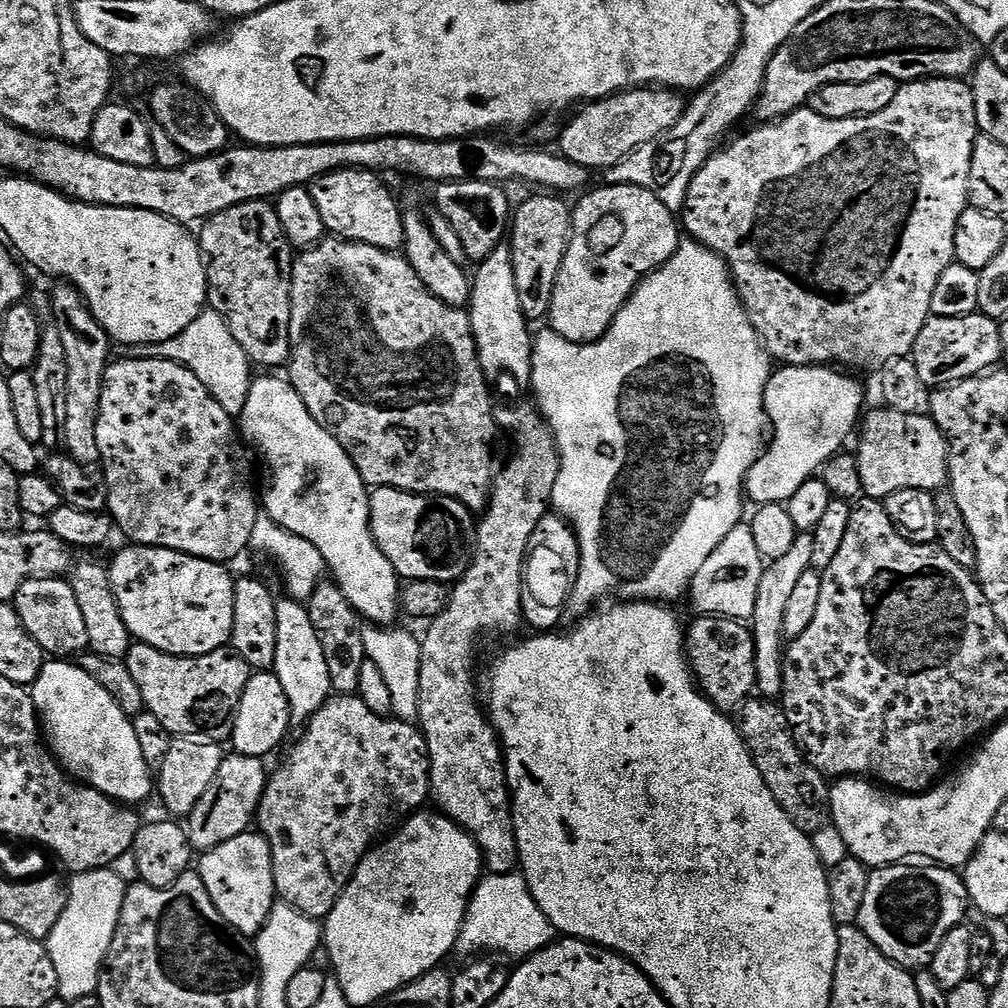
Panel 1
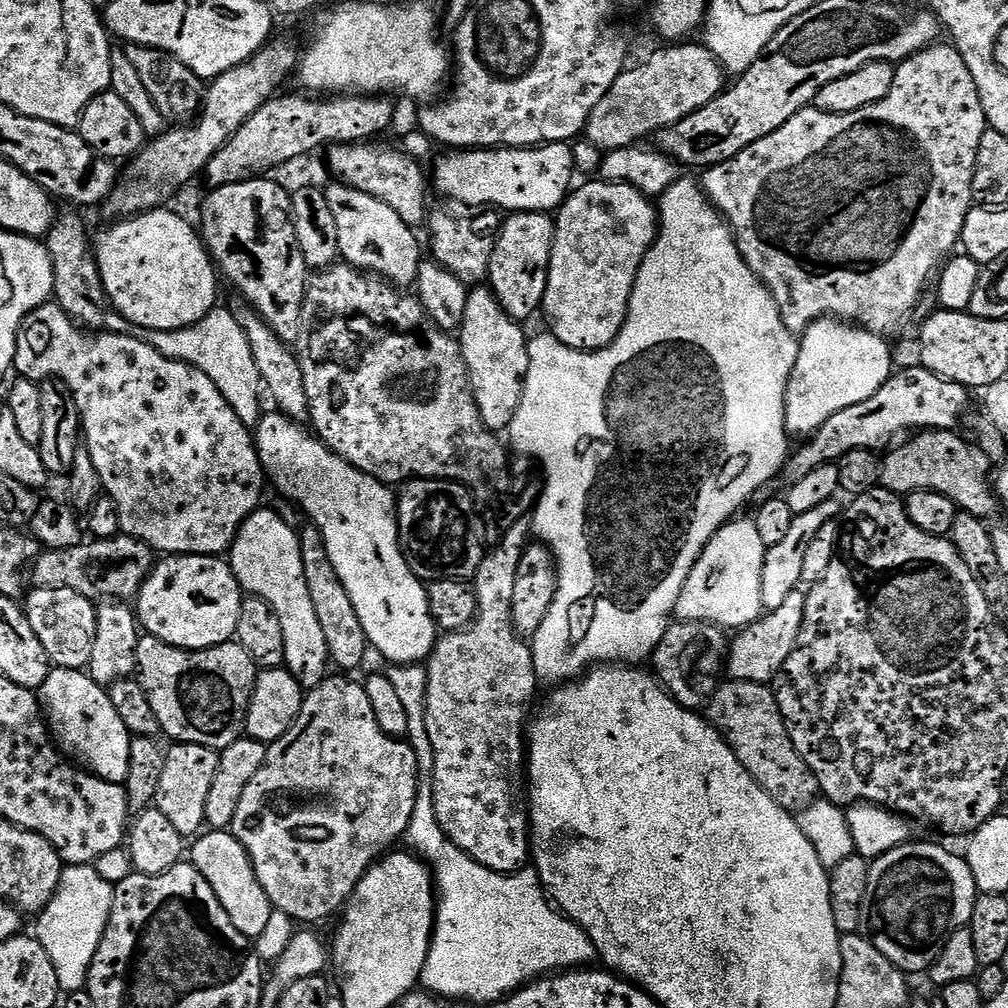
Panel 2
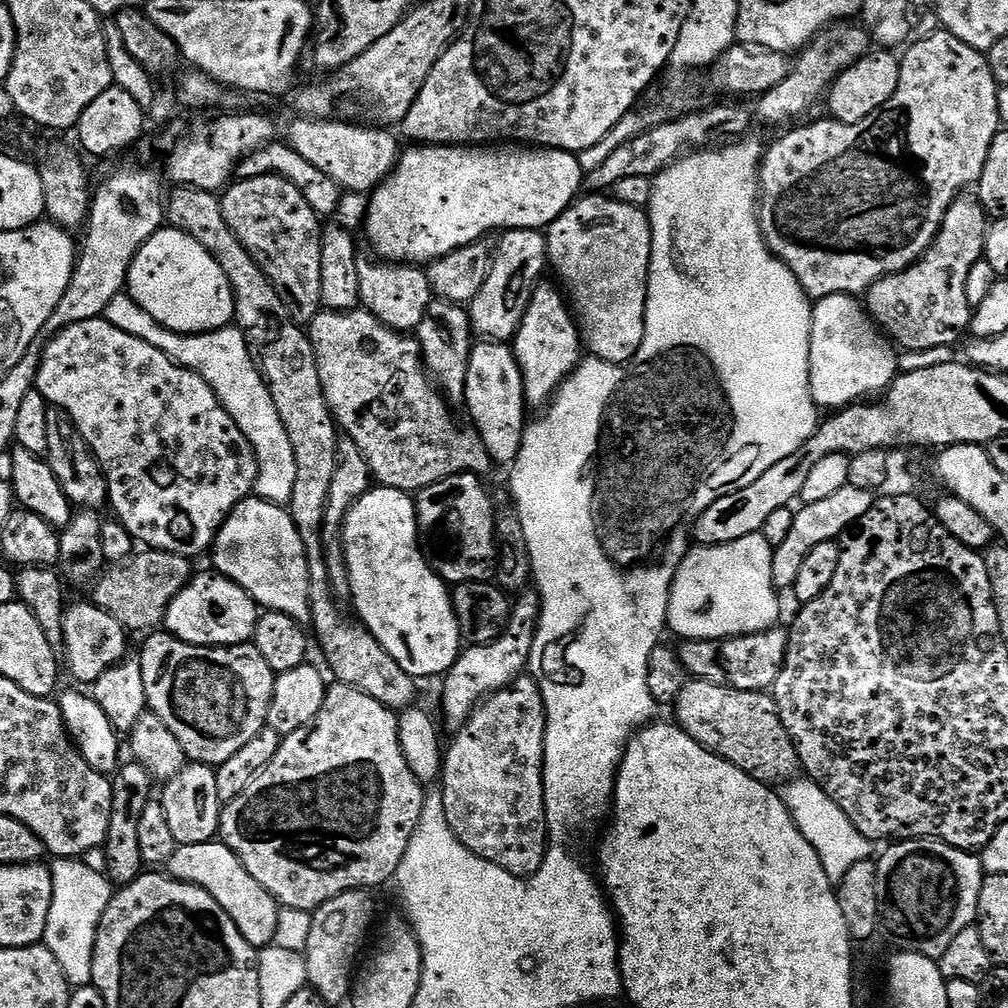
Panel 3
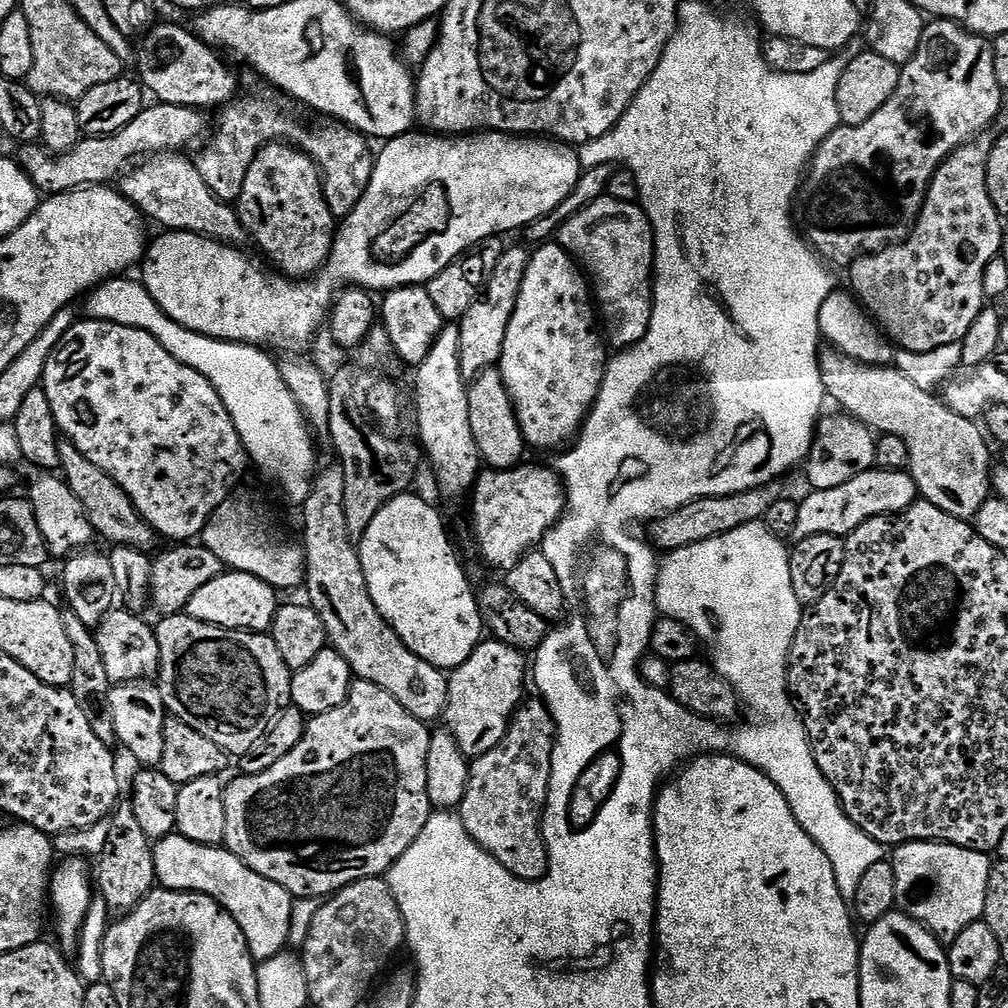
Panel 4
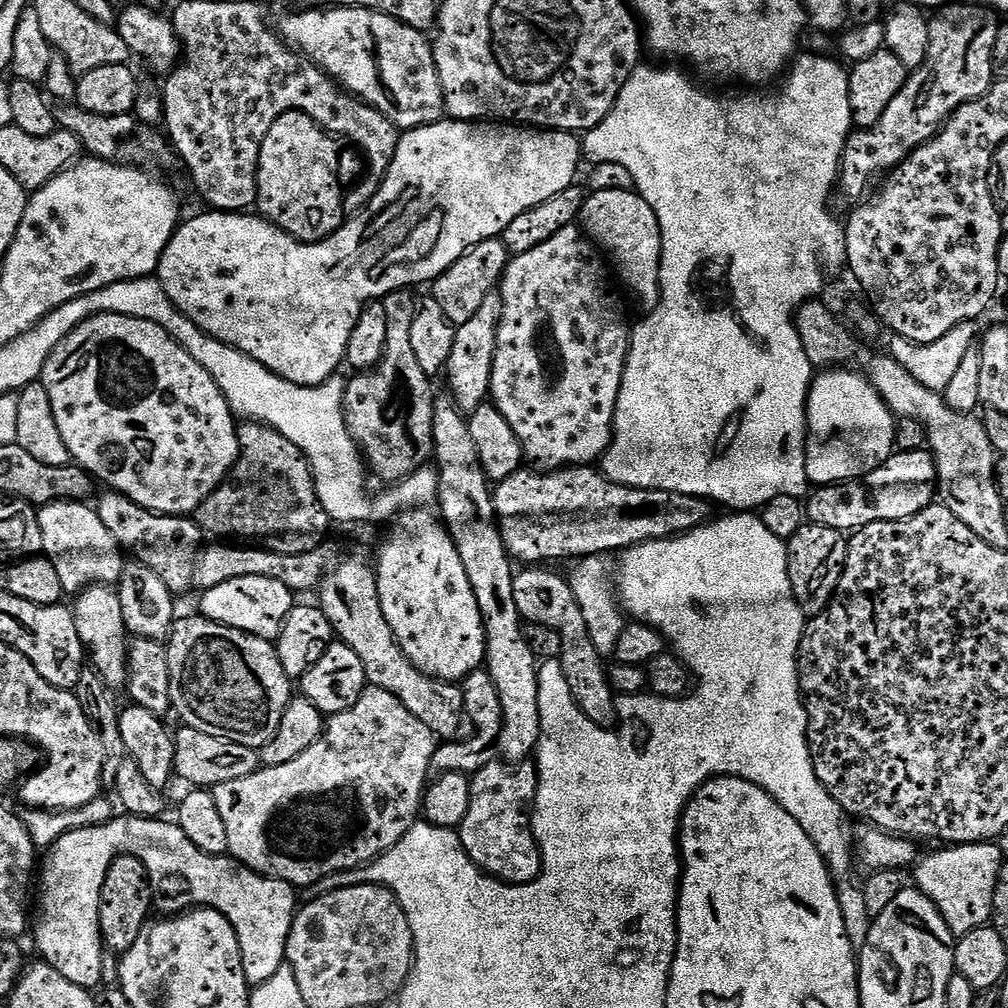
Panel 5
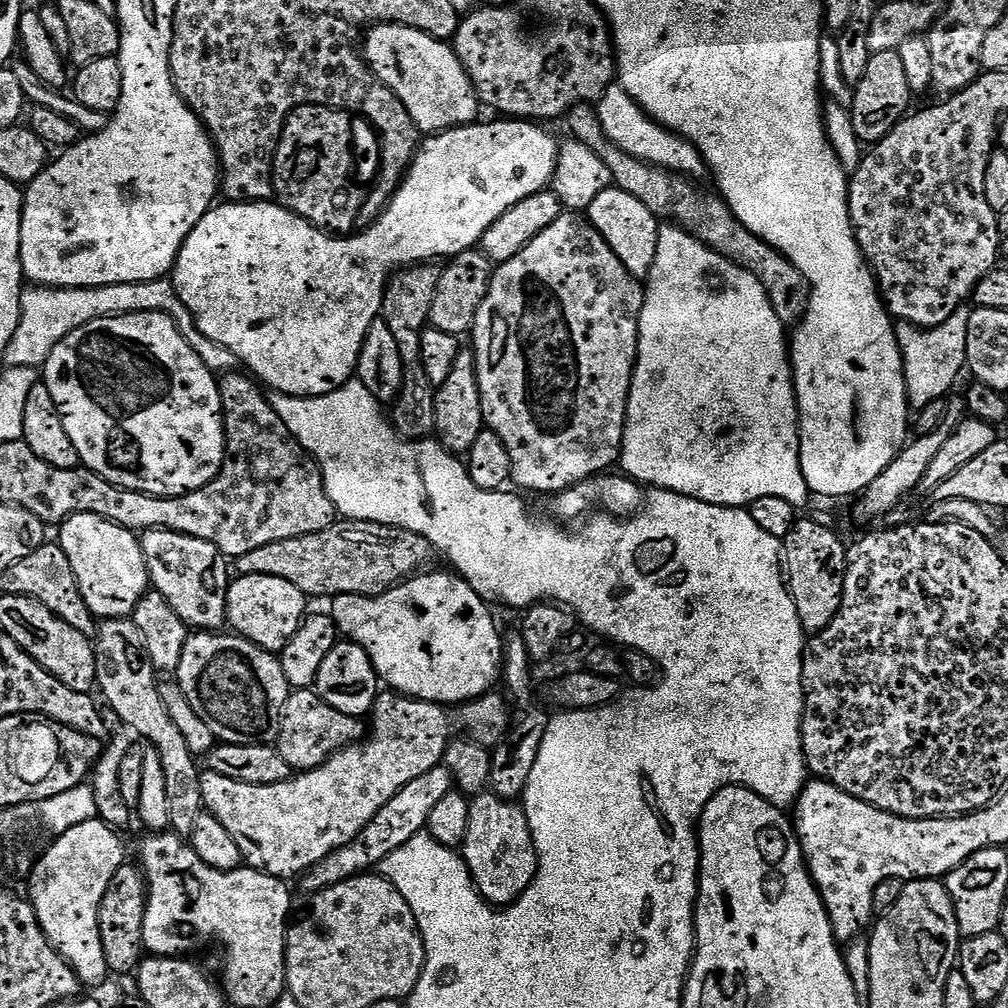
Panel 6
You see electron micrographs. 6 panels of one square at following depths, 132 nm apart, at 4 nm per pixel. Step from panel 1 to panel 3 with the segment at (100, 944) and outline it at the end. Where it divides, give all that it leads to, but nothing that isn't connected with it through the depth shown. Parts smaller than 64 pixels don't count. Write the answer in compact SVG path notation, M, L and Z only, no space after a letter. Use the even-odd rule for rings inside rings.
M103 847L86 850L80 858L56 858L51 861L52 869L52 901L50 910L54 914L60 912L89 912L85 920L53 919L50 924L50 935L46 946L58 958L58 966L62 966L62 974L66 974L72 988L81 988L92 983L92 963L94 962L94 942L100 925L100 913L112 900L114 891L107 875L108 863Z

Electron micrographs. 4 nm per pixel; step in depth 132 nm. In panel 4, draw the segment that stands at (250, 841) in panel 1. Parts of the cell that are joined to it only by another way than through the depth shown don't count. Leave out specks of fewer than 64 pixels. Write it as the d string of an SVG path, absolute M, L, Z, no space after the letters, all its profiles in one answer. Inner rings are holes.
M173 834L155 841L152 853L159 887L171 888L174 892L201 892L216 901L238 922L253 960L274 958L289 947L293 896L278 886L278 882L270 882L250 870L250 866L243 864L227 847L190 842L184 836Z

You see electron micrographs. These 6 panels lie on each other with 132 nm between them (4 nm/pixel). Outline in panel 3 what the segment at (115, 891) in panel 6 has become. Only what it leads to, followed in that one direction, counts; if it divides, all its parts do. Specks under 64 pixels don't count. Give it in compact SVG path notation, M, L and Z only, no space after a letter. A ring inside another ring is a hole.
M139 762L131 763L121 763L111 777L110 830L106 830L106 838L102 845L108 863L106 875L109 881L116 886L123 886L130 883L131 880L136 880L146 868L142 858L142 845L138 842L138 826L142 823L142 813L154 798L154 792L152 792L154 777L149 774L146 766Z

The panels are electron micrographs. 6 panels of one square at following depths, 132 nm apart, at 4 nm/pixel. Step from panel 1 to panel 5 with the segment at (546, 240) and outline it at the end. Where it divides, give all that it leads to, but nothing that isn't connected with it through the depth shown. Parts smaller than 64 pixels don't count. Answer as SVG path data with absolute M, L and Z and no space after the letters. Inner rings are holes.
M499 291L486 294L486 302L474 313L470 322L456 328L454 350L450 350L450 362L446 369L450 399L461 413L471 414L489 399L492 390L492 358L495 352L496 331L500 325Z

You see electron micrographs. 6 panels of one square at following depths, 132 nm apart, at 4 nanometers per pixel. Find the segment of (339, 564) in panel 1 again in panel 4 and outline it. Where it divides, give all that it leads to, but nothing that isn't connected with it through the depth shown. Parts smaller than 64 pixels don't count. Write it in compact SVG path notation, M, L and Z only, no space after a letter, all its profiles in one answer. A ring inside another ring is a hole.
M401 494L399 496L393 496L391 500L384 503L366 526L363 536L359 537L358 551L360 561L362 562L362 574L366 578L366 586L368 587L370 598L374 602L374 606L383 614L384 621L396 631L398 638L402 638L402 642L411 652L418 654L418 658L422 658L427 664L432 664L441 670L451 670L462 666L462 662L466 662L466 658L470 658L472 651L480 645L480 641L486 632L484 619L480 617L480 605L478 603L477 593L474 591L474 588L472 592L472 584L468 581L468 576L464 573L464 568L460 565L460 560L456 557L455 550L452 549L452 542L444 530L444 520L440 517L439 510L434 505L427 504L422 497L412 495Z

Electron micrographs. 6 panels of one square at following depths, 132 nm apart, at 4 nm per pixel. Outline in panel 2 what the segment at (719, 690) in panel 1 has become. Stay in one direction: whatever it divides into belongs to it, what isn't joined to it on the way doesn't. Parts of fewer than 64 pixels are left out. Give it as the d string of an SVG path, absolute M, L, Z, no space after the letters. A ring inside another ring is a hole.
M672 622L662 634L662 642L653 650L650 664L655 677L682 707L700 710L722 683L729 643L729 637L715 624Z

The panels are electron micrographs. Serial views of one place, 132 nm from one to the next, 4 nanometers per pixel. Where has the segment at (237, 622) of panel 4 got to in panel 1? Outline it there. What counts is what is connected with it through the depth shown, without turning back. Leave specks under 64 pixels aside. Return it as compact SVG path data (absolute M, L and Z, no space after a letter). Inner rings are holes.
M147 546L127 547L128 548L122 549L121 552L113 558L112 564L109 563L107 565L107 570L108 577L110 578L110 582L112 583L112 589L114 590L114 598L118 598L118 610L122 610L122 622L126 622L126 630L132 635L133 641L145 644L146 646L154 646L154 650L162 650L163 652L170 654L171 656L205 656L206 654L210 654L214 650L225 647L225 645L227 645L229 641L231 641L232 627L234 626L234 586L236 585L236 580L234 579L234 576L231 576L231 574L228 573L226 569L224 569L227 567L225 567L223 563L214 560L203 560L202 558L191 556L190 554L186 554L185 552L175 552L174 550L170 550L169 548L150 548Z

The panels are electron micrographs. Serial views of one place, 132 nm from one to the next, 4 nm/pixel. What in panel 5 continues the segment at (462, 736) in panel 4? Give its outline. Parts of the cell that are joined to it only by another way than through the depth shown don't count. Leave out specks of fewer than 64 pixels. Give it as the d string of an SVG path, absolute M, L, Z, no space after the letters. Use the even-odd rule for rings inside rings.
M487 670L474 671L464 677L462 687L464 689L464 716L476 723L476 733L469 740L461 739L459 742L441 743L433 751L431 771L436 774L445 772L475 774L481 772L487 764L497 763L500 754L500 735L504 719L502 706L498 702L498 690L494 690L494 682L490 674Z

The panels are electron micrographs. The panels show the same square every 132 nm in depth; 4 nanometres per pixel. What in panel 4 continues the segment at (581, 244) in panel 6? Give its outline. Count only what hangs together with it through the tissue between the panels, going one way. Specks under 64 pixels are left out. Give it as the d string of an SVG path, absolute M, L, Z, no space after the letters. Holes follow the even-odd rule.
M544 242L537 248L540 249L528 257L526 274L522 278L510 326L506 330L506 342L502 346L498 367L512 399L512 407L516 410L516 420L520 424L525 445L556 448L559 444L567 445L579 433L581 424L591 412L609 363L609 349L598 327L598 308L594 303L590 281L579 263L558 242Z

